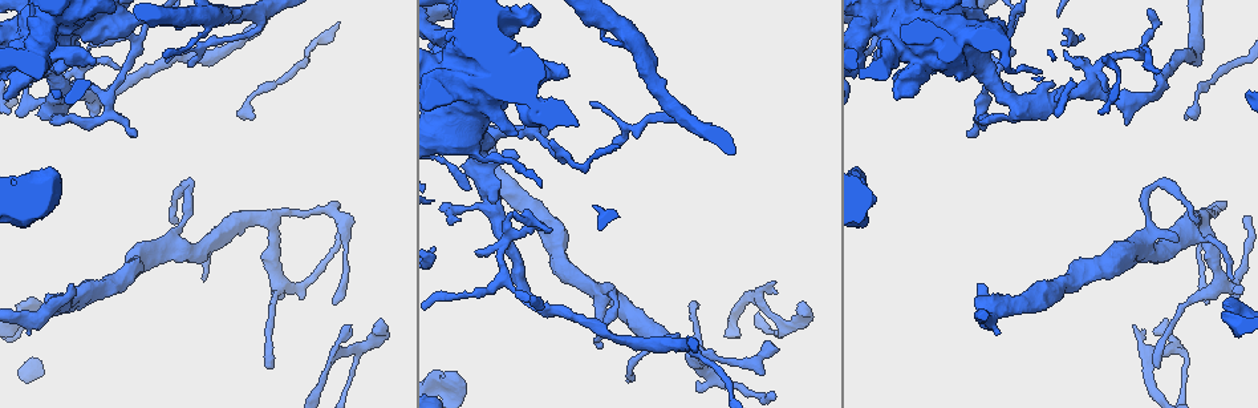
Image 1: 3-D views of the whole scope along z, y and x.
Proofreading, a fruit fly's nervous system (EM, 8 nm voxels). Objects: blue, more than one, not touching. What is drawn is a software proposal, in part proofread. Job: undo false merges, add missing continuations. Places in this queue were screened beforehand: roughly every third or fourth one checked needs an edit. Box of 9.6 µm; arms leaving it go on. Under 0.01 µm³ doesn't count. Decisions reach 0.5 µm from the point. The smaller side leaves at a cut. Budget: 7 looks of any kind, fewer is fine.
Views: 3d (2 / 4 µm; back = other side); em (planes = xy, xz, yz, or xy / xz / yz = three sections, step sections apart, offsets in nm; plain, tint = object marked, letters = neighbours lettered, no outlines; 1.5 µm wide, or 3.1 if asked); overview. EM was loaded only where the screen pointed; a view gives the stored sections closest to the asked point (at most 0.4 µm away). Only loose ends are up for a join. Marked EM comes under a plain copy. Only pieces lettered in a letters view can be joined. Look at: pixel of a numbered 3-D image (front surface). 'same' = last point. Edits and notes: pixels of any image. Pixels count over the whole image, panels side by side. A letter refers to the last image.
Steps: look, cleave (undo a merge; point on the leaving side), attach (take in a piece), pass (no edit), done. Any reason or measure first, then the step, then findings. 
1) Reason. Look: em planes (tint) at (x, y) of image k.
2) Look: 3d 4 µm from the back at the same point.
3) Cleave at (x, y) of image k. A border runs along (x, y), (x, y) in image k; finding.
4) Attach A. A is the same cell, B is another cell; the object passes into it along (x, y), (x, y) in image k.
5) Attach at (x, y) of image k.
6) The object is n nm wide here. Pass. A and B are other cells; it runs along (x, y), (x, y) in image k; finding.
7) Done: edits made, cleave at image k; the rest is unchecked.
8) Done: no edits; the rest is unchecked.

Thin neck. Look: em xz step 8 (tint) at (1196, 94) of image 1.

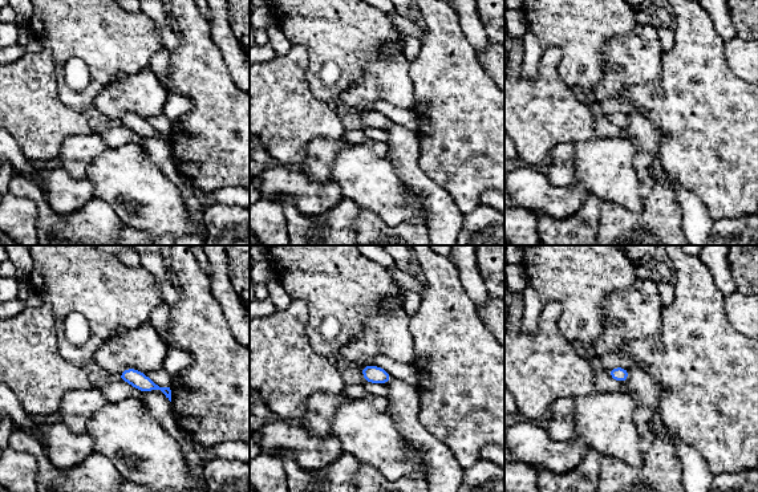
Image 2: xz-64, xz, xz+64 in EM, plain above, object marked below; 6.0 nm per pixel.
Look: em planes (letters) at the same point.

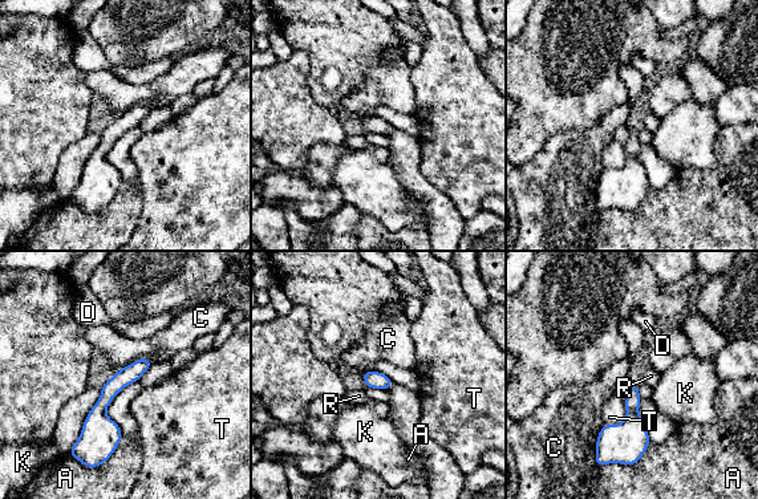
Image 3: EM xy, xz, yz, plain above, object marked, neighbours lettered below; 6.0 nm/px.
Pass. A, C, D, K, R and T are other cells; it runs along (145, 361), (101, 405), (104, 455) in image 3; continuous, no second cell.

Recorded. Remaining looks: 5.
An open end. Look: em planes (letters) at (446, 151) of image 1.

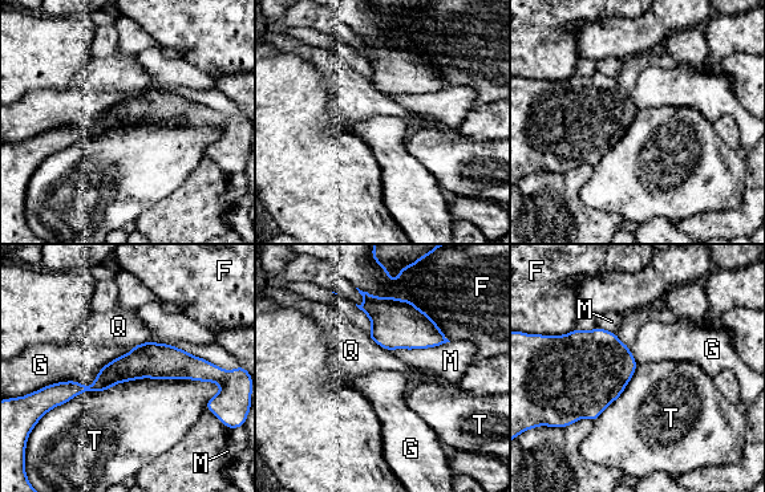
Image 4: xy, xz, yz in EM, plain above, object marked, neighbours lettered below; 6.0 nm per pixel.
Pass. F, G, M, Q and T are other cells; it runs along (207, 369), (51, 390) in image 4; no lettered piece goes on from it.

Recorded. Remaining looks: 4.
An open end. Look: em yz step 8 (tint) at (71, 286) of image 1.

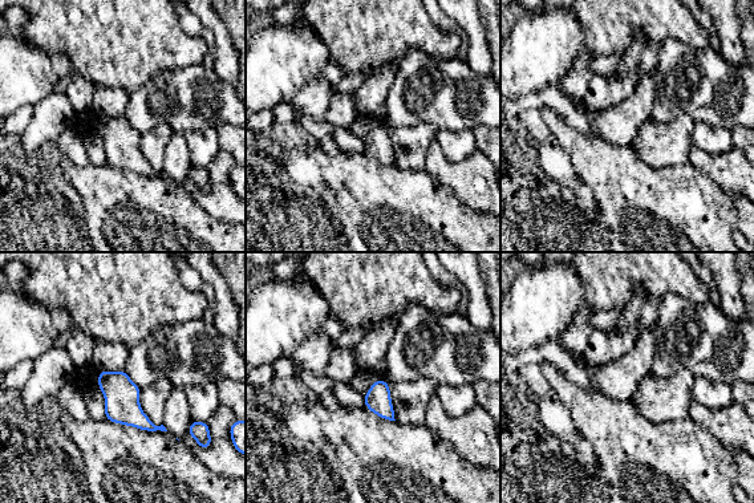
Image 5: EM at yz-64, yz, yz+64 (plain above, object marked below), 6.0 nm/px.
Look: em yz step 8 (letters) at the same point.

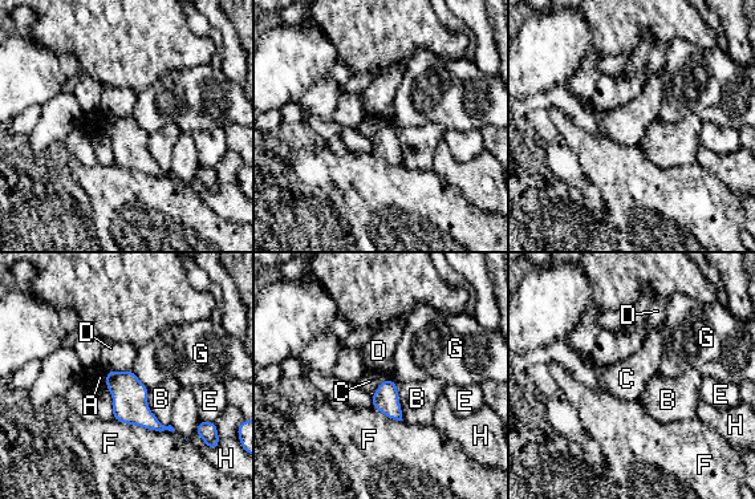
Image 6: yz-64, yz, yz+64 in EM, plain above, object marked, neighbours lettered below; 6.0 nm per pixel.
Pass. A, B, C, D, E, F, G and H are other cells; a border runs along (130, 369), (108, 372) in image 6; none of them fits.

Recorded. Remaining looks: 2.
Done: no edits; the rest is unchecked.

